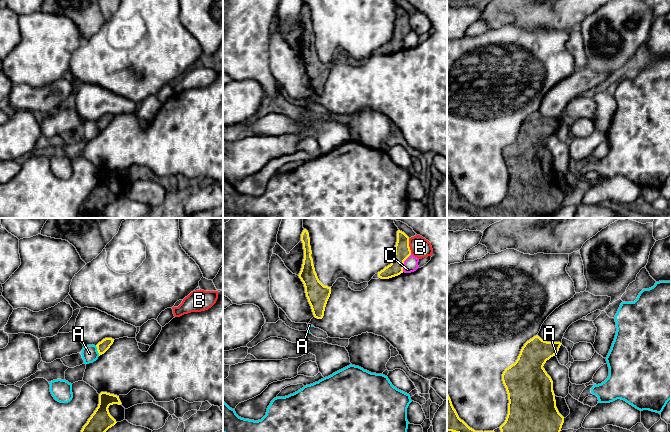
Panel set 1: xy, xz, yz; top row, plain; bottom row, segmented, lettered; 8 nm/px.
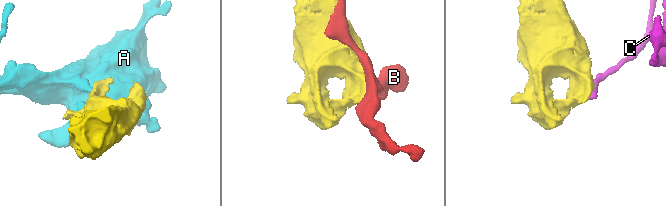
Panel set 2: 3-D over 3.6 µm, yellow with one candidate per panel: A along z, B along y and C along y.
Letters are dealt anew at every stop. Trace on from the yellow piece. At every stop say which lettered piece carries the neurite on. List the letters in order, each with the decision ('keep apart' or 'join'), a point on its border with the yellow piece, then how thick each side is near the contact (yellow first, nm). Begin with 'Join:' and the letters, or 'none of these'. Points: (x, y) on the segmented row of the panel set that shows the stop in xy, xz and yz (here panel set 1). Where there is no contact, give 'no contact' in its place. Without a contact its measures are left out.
Join: none of these
A: keep apart; contact xy (97, 350); calibres 90 and 130 nm
B: keep apart; contact xz (408, 246); calibres 130 and 160 nm
C: keep apart; contact xz (403, 263); calibres 130 and 110 nm

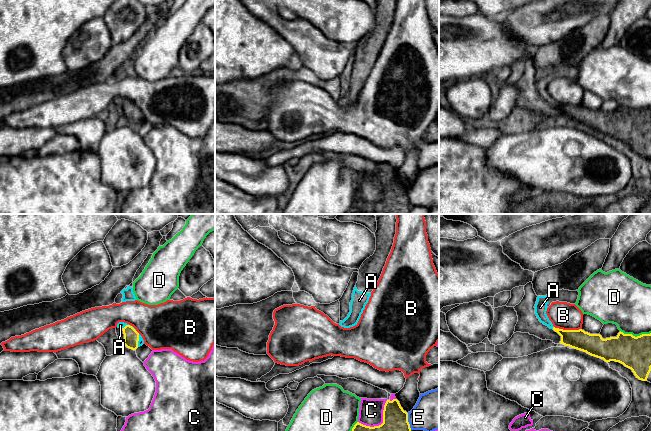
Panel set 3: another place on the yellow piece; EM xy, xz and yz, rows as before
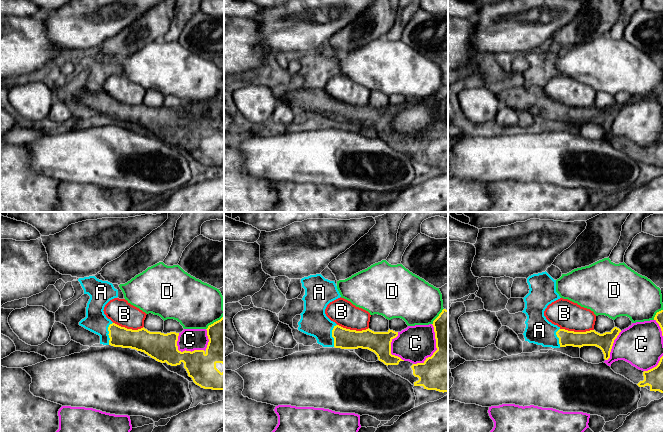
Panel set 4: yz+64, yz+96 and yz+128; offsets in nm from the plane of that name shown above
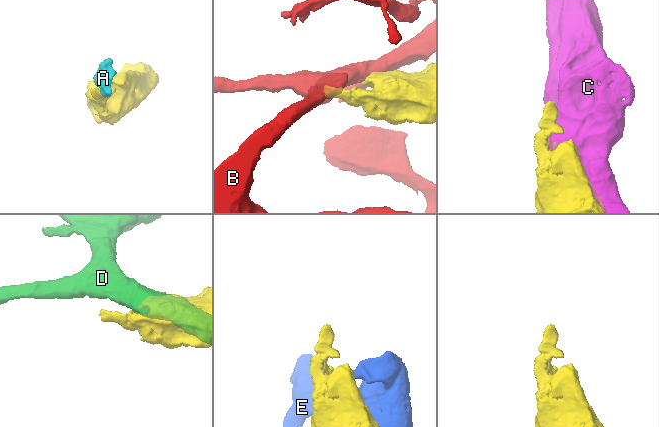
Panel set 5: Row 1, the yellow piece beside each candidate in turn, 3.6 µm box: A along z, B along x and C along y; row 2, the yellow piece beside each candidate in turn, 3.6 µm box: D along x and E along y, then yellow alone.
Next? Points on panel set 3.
Join: A
A: join; contact xy (128, 325); calibres 130 and 50 nm
B: keep apart; contact yz (568, 330); calibres 180 and 220 nm
C: keep apart; contact xz (382, 423); calibres 190 and 190 nm
D: keep apart; contact yz (634, 336); calibres 260 and 360 nm
E: keep apart; contact xz (407, 421); calibres 190 and 300 nm

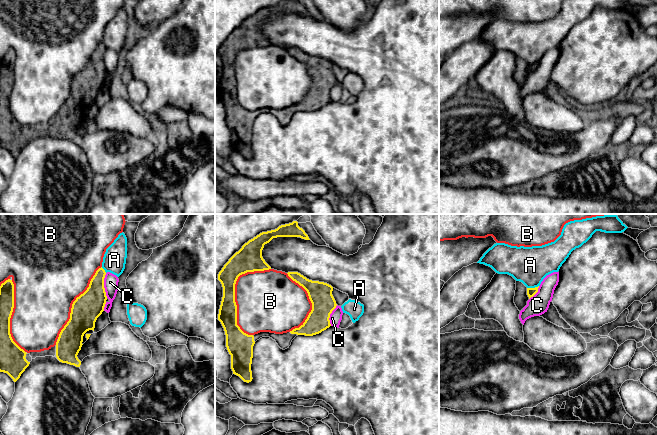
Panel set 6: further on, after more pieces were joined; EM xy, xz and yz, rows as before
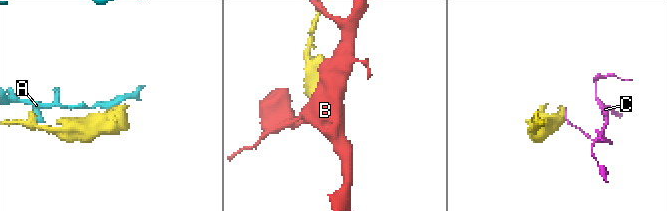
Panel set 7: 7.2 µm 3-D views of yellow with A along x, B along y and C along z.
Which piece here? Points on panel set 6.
Join: none of these
A: keep apart; contact yz (532, 288); calibres 70 and 300 nm
B: keep apart; contact xz (234, 293); calibres 180 and 460 nm
C: keep apart; contact xy (103, 285); calibres 220 and 110 nm

